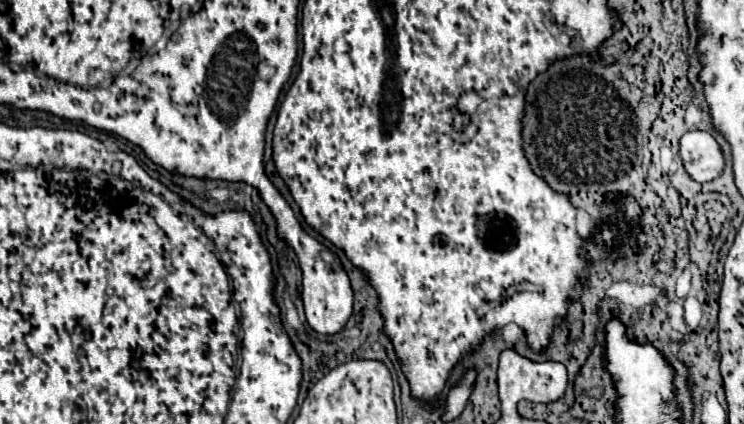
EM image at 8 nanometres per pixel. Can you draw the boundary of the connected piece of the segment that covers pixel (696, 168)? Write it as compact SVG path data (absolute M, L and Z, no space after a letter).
M702 130L686 132L680 138L680 158L688 176L700 184L718 178L724 168L720 146Z

